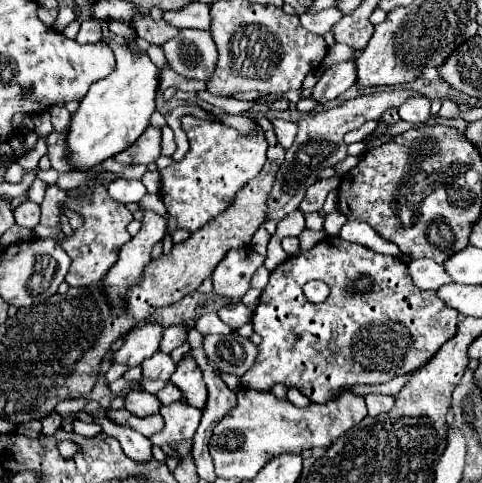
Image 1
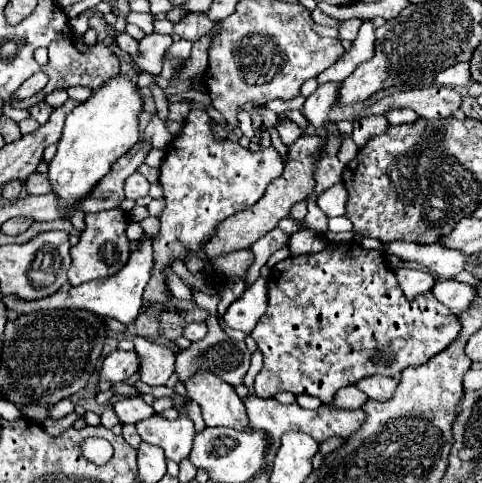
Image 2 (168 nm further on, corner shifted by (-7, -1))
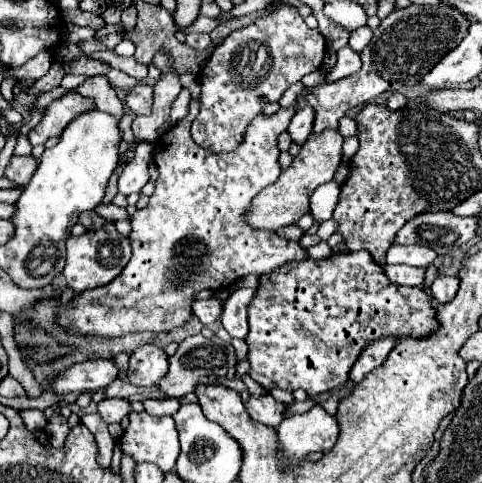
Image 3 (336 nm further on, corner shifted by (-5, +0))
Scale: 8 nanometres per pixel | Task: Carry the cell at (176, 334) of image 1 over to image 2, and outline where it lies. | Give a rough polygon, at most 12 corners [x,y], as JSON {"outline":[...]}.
{"outline":[[190,323],[184,337],[198,341],[206,335],[206,323]]}

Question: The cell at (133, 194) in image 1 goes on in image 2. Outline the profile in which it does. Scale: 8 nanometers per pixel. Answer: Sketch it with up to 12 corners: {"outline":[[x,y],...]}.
{"outline":[[132,173],[126,179],[126,199],[148,195],[150,183],[144,175]]}

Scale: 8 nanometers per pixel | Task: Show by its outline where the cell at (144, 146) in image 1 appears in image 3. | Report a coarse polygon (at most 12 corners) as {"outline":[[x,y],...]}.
{"outline":[[136,84],[126,94],[134,114],[152,112],[152,86]]}

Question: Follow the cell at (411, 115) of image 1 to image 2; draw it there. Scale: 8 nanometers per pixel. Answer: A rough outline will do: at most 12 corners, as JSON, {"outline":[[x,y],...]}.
{"outline":[[398,109],[388,115],[390,123],[414,123],[420,115],[410,109]]}

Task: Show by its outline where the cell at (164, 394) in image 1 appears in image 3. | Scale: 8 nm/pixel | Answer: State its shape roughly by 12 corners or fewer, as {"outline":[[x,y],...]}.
{"outline":[[178,398],[144,400],[150,416],[172,416],[180,408]]}

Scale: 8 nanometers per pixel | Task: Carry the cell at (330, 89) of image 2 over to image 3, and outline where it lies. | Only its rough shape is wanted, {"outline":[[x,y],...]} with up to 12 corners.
{"outline":[[300,108],[292,116],[288,134],[302,146],[312,134],[314,110]]}

